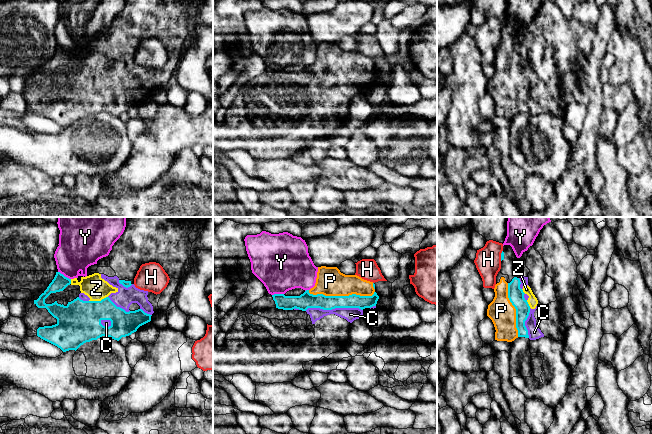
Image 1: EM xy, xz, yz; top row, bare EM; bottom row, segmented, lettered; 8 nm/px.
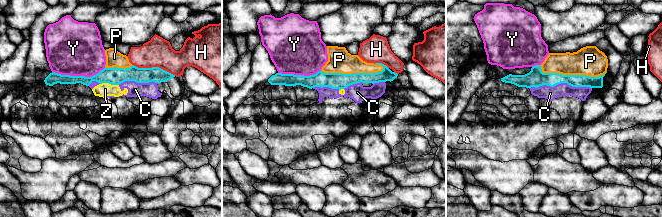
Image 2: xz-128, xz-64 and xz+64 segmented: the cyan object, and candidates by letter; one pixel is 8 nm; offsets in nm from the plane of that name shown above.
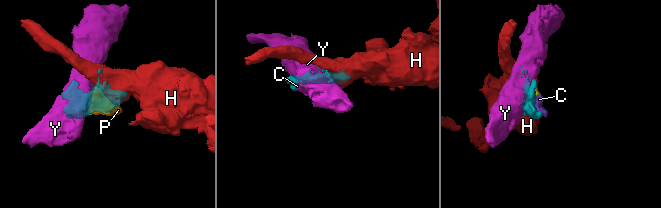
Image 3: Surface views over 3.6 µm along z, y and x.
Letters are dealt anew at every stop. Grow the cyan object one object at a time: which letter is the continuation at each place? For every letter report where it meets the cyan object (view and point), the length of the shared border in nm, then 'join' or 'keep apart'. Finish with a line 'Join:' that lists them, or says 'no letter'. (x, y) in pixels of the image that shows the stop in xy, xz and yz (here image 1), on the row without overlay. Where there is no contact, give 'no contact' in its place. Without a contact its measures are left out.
C: contact xz (333, 84); length 460 nm; join
H: contact yz (501, 31); length 90 nm; keep apart
P: contact xz (341, 72); length 550 nm; join
Y: contact xy (63, 51); length 120 nm; keep apart
Z: contact xy (98, 77); length 160 nm; join
Join: C, P, Z

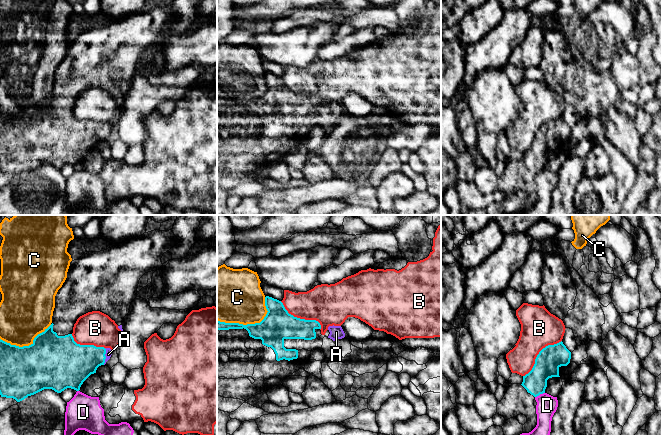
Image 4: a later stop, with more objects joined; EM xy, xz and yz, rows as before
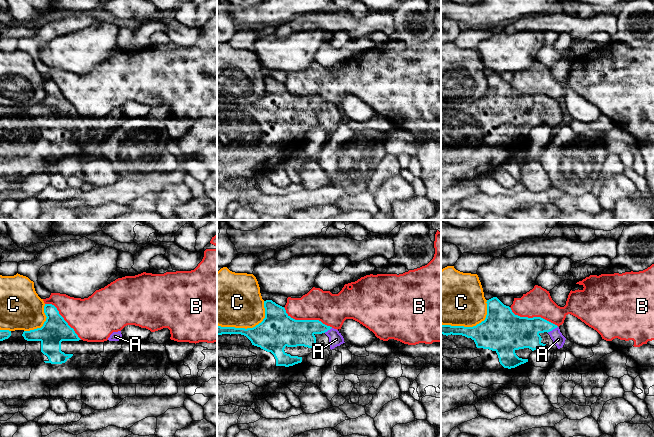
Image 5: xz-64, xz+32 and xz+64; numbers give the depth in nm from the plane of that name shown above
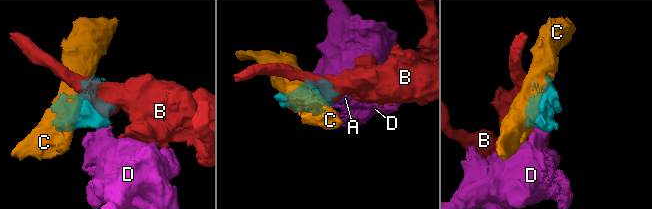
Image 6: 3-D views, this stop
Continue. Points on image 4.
A: contact xy (105, 132); length 140 nm; join
B: contact xz (301, 95); length 400 nm; keep apart
C: contact xz (250, 100); length 440 nm; keep apart
D: contact yz (539, 170); length 90 nm; keep apart
Join: A

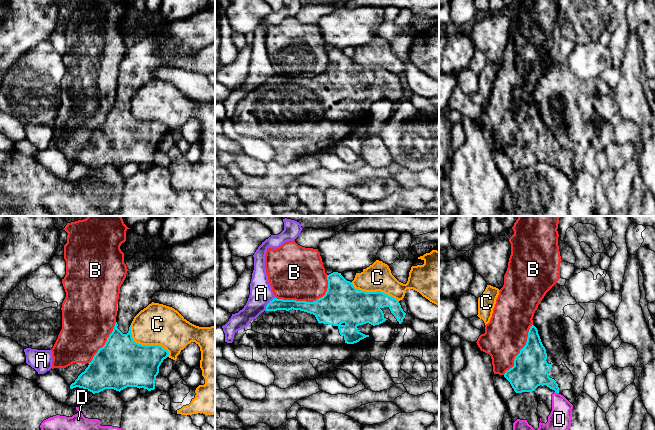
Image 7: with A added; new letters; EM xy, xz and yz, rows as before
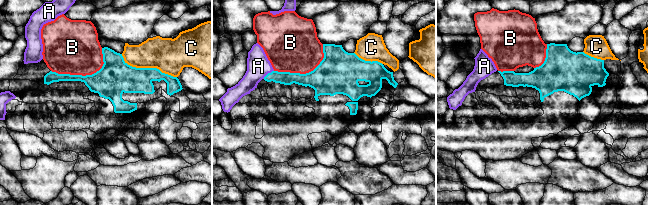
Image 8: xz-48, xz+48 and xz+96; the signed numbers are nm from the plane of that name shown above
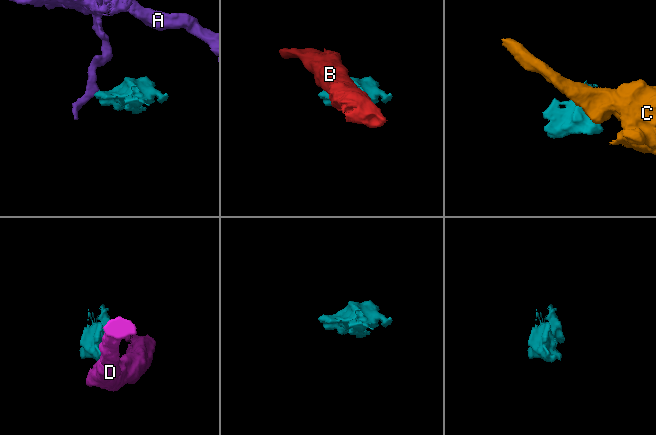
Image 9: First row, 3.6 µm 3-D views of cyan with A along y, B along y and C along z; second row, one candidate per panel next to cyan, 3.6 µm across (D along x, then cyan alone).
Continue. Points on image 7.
A: contact xz (268, 79); length 140 nm; keep apart
B: contact xz (309, 78); length 460 nm; keep apart
C: contact xy (146, 121); length 400 nm; keep apart
D: contact yz (557, 168); length 40 nm; keep apart
Join: no letter

